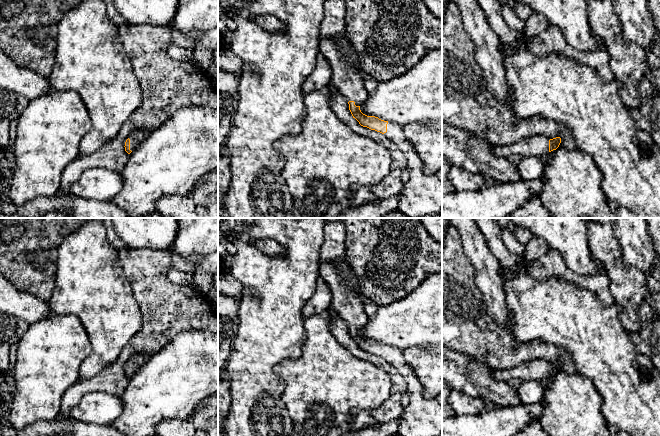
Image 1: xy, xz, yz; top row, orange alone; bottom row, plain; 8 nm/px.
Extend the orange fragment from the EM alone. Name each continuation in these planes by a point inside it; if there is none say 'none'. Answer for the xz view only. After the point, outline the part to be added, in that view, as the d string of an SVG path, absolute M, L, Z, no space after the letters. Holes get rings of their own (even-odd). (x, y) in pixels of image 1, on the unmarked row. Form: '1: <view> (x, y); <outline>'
1: xz (349, 307); M325 221L324 224L324 243L320 250L319 272L320 277L327 283L331 294L330 309L337 312L338 319L344 320L347 325L354 325L356 330L361 330L367 323L368 316L364 311L363 301L361 298L347 285L338 268L334 265L336 261L340 261L346 257L346 227L343 221Z
2: xz (423, 416); M388 346L387 356L384 357L384 360L397 369L408 385L406 393L409 395L410 402L408 406L404 408L397 434L399 436L441 436L442 407L435 399L426 398L424 396L423 386L416 377L410 364L405 360L403 351Z

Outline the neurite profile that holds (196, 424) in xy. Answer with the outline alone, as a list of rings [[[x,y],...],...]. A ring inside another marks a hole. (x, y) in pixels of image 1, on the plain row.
[[[218,393],[203,399],[190,416],[164,420],[155,430],[157,436],[218,436]]]

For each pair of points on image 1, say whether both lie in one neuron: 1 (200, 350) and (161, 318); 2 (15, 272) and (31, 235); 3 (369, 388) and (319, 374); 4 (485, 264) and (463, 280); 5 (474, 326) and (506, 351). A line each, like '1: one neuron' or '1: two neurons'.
1: two neurons
2: one neuron
3: one neuron
4: two neurons
5: one neuron

